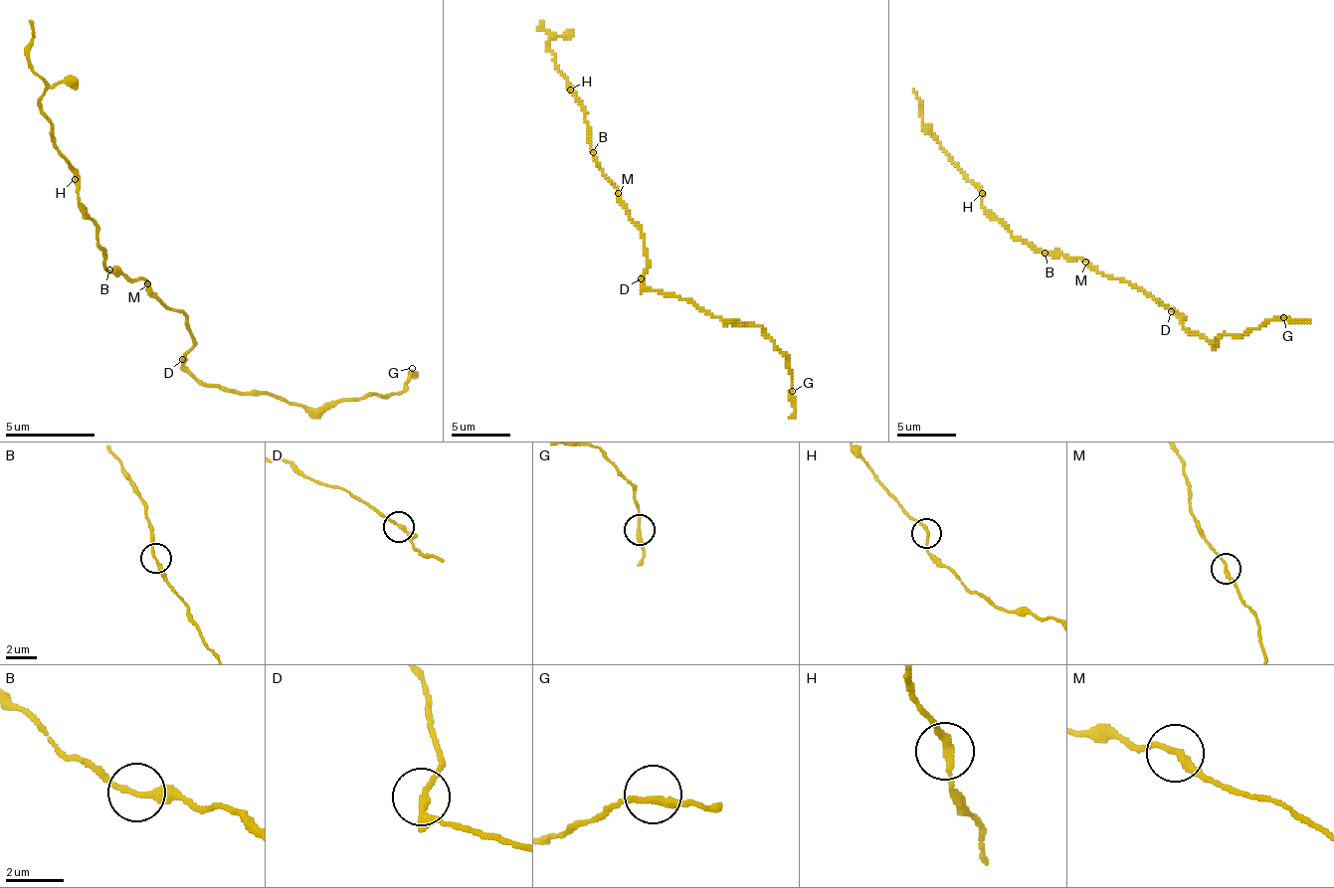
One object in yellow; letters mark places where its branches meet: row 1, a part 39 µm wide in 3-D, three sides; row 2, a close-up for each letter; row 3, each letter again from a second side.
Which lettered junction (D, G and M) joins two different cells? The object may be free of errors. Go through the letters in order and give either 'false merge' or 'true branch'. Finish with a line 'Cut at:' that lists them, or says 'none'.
D: true branch
G: true branch
M: true branch
Cut at: none

